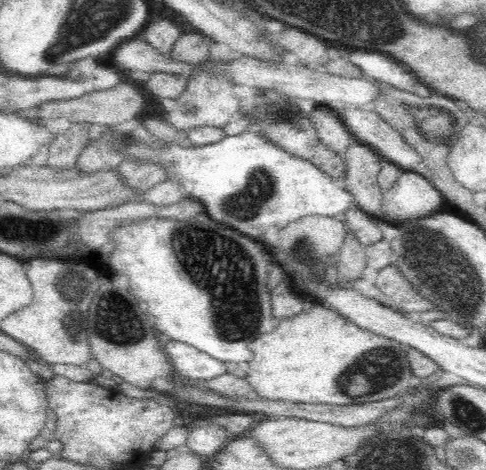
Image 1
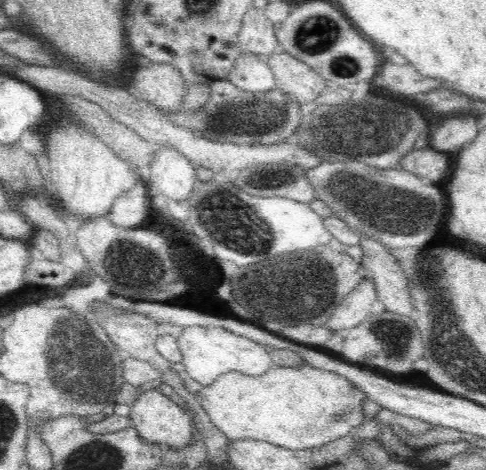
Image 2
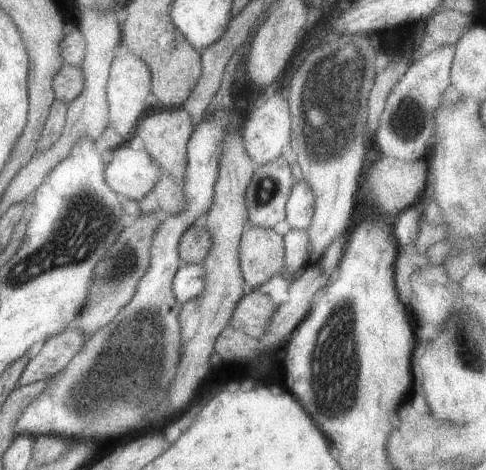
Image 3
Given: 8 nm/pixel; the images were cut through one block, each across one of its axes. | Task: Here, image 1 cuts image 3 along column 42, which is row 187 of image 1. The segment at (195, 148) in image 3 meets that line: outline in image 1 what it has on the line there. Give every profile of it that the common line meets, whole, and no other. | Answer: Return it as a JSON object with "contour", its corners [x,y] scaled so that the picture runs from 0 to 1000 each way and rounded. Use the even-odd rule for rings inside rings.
{"contour":[[[831,362],[815,391],[786,413],[786,468],[807,481],[831,468],[889,460],[914,434],[914,413],[877,374],[840,362]]]}

